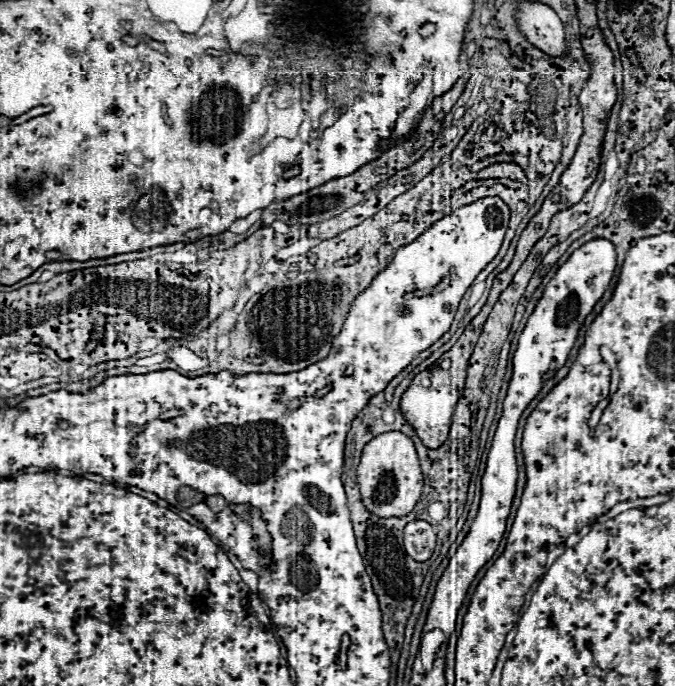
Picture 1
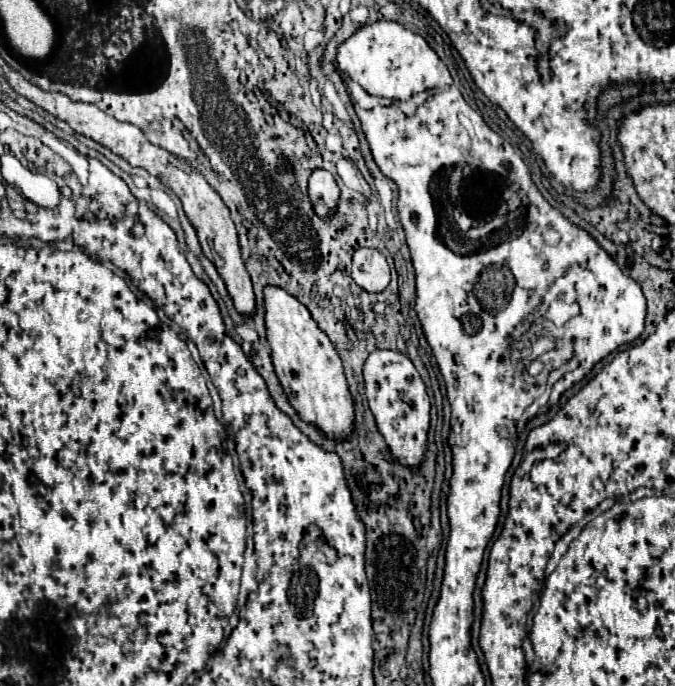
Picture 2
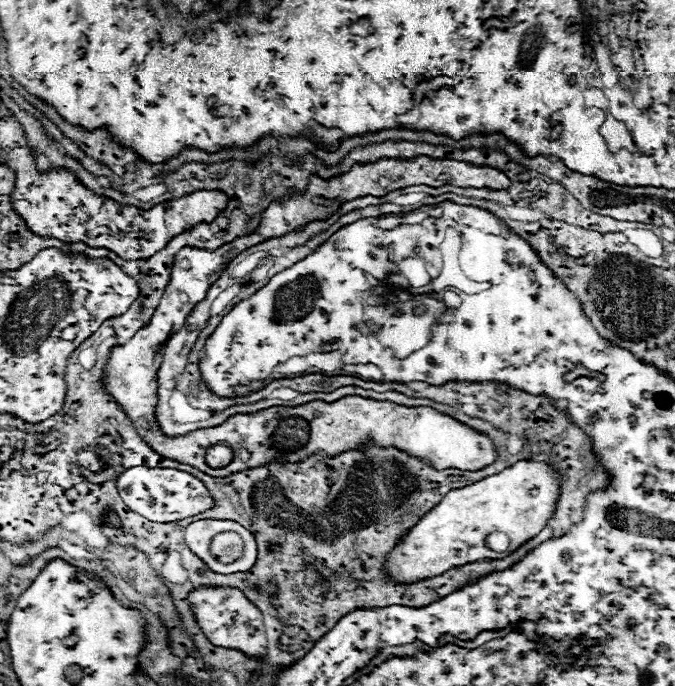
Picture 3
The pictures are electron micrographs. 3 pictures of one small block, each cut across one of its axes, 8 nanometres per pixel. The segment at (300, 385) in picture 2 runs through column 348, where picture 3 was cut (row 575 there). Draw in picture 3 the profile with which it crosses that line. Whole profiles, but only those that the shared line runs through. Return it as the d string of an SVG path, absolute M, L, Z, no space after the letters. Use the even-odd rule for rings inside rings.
M520 460L500 474L478 480L470 486L450 490L400 542L386 562L386 570L398 582L414 582L444 574L454 566L476 560L492 560L492 550L484 544L490 532L504 532L510 538L506 554L518 550L528 538L540 534L556 512L562 494L562 472L544 460Z

